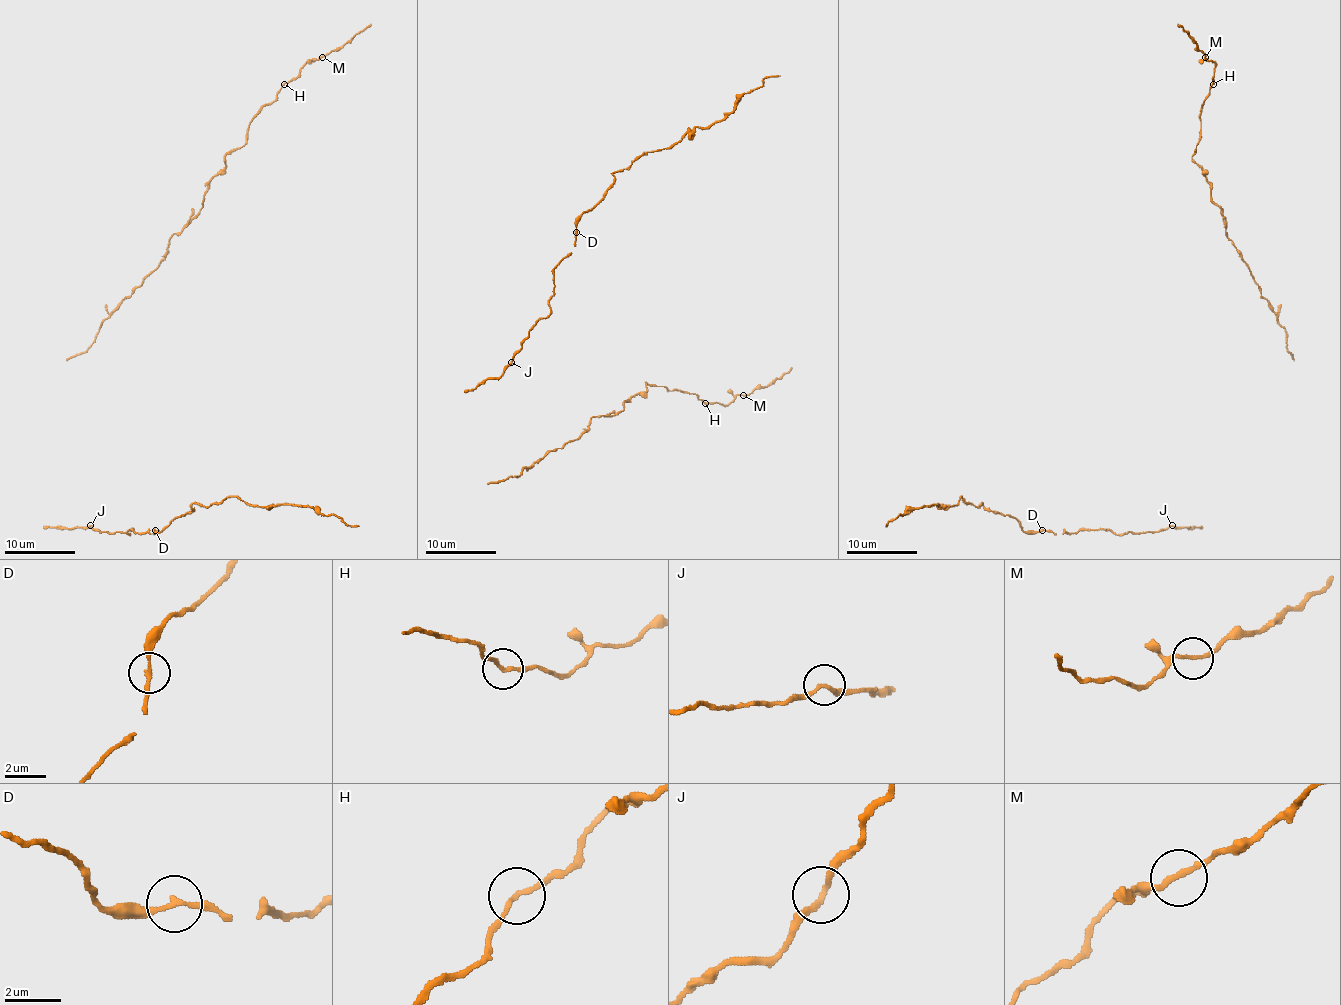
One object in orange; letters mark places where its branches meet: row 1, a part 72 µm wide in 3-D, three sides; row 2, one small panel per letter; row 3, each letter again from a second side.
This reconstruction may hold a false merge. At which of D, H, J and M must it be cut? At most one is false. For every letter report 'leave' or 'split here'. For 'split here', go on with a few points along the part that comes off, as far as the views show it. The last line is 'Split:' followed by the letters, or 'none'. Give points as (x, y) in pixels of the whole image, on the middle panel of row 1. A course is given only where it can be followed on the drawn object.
D: leave
H: leave
J: leave
M: leave
Split: none

